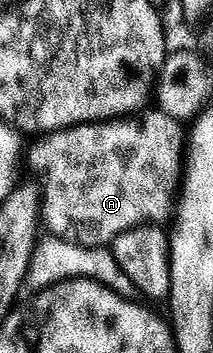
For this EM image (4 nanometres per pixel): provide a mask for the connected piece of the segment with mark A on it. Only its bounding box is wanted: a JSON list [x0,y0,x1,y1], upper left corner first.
[26,111,186,251]

